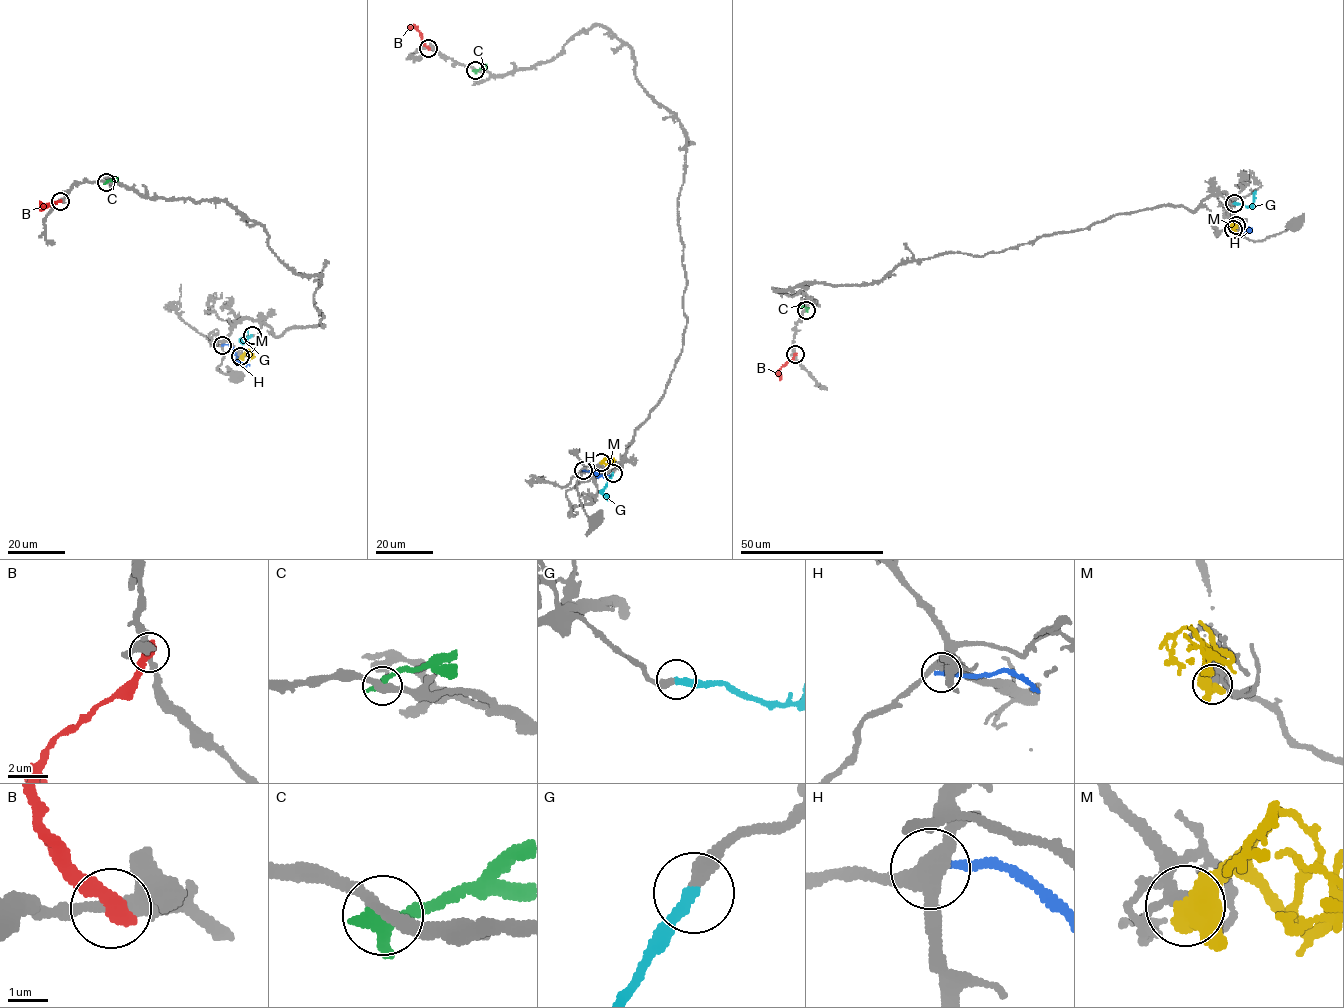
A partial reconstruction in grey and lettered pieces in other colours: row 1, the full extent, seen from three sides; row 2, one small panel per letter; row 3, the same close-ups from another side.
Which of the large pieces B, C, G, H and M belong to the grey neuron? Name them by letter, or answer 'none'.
G

